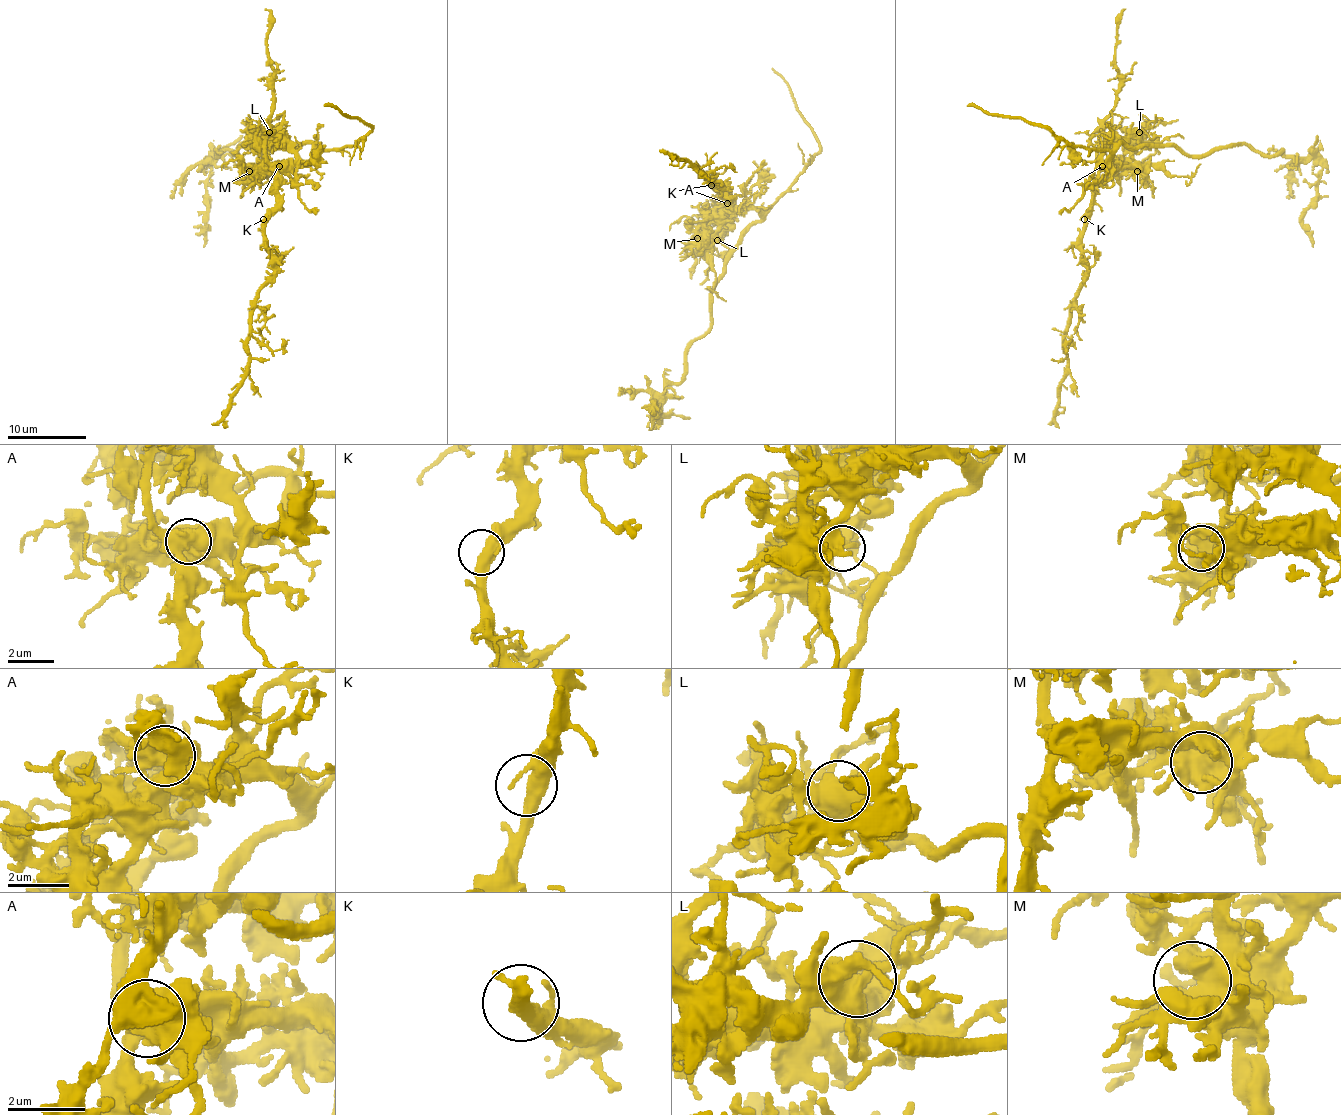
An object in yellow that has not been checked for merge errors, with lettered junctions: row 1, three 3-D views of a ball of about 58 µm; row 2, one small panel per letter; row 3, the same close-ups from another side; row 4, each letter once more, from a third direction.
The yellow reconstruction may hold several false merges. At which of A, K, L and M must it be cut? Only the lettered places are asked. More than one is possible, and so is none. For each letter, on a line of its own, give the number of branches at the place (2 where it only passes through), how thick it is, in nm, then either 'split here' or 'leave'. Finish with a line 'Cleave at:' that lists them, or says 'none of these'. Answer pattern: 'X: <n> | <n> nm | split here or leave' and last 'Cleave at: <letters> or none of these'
A: 6 | 700 nm | split here
K: 3 | 360 nm | leave
L: 4 | 400 nm | leave
M: 4 | 600 nm | leave
Cleave at: A

